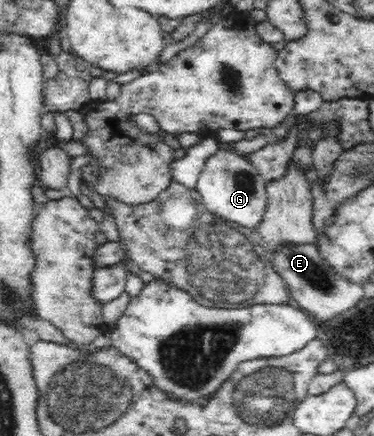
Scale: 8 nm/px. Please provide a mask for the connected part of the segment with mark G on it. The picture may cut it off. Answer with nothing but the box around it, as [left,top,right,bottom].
[194,148,267,229]

